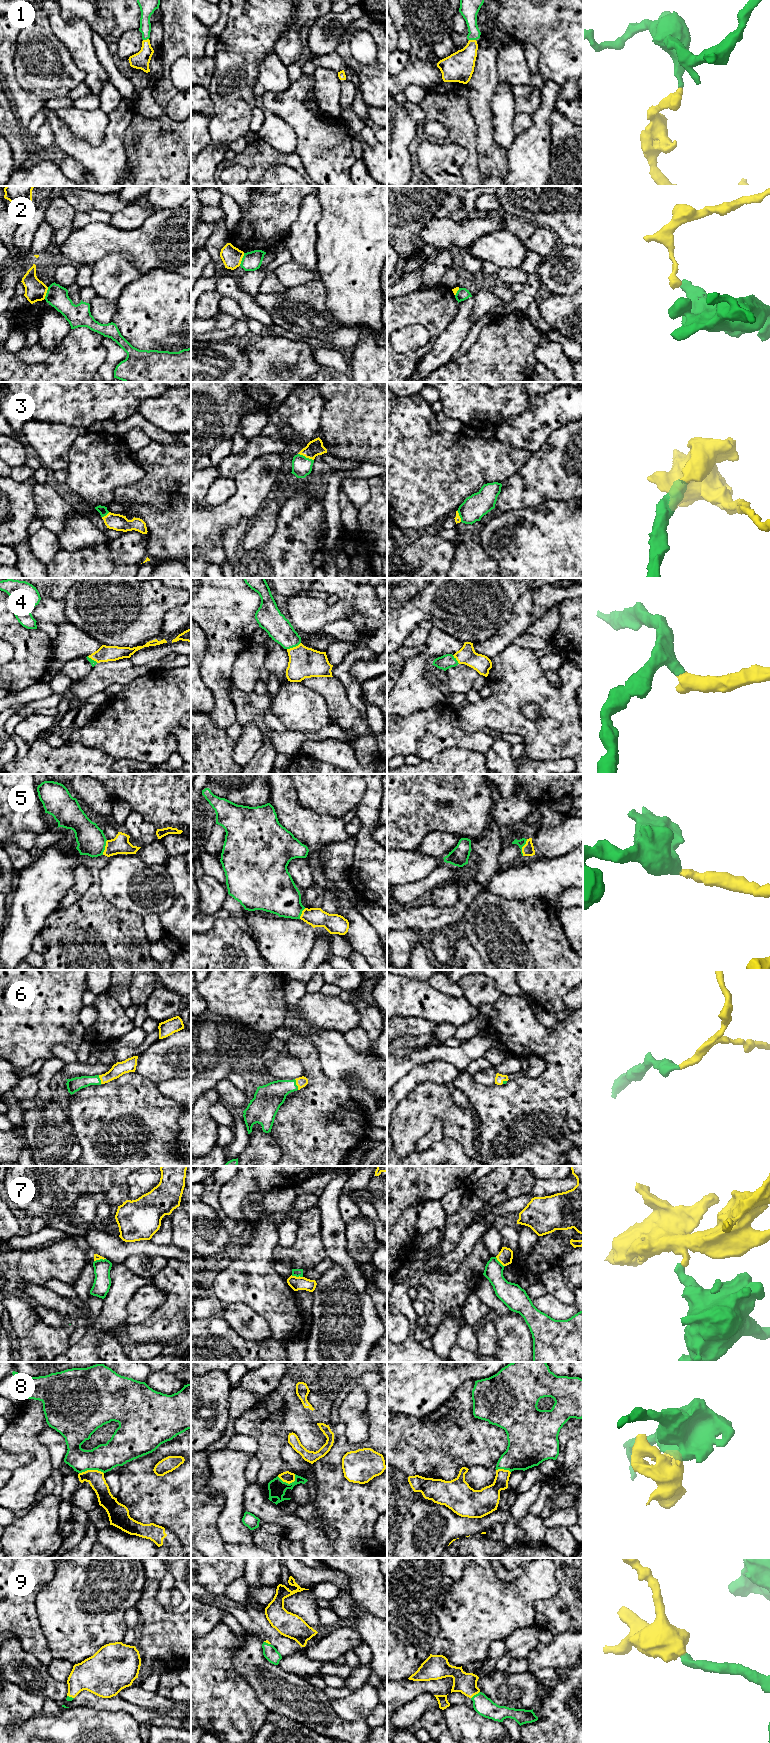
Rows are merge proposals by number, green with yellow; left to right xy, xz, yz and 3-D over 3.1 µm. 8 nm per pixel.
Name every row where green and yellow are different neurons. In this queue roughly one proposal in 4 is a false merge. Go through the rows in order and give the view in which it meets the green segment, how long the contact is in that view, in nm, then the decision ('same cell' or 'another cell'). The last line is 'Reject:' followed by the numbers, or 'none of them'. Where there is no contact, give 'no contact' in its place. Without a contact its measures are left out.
1: meets green in yz; contact 60 nm long; same cell
2: meets green in xz; contact 110 nm long; another cell
3: meets green in xz; contact 140 nm long; same cell
4: meets green in xz; contact 130 nm long; same cell
5: meets green in yz; contact 140 nm long; same cell
6: meets green in xz; contact 90 nm long; same cell
7: meets green in xz; contact 100 nm long; another cell
8: meets green in xy; contact 200 nm long; another cell
9: meets green in yz; contact 90 nm long; same cell
Reject: 2, 7, 8

